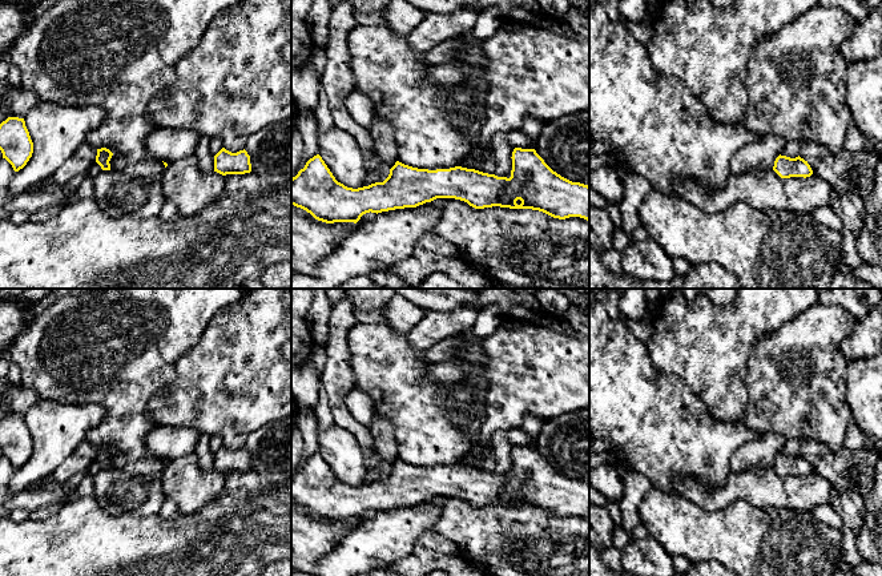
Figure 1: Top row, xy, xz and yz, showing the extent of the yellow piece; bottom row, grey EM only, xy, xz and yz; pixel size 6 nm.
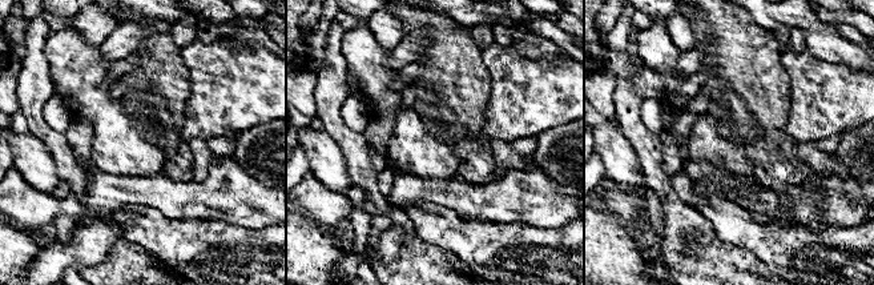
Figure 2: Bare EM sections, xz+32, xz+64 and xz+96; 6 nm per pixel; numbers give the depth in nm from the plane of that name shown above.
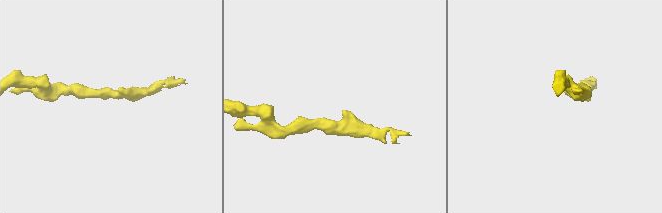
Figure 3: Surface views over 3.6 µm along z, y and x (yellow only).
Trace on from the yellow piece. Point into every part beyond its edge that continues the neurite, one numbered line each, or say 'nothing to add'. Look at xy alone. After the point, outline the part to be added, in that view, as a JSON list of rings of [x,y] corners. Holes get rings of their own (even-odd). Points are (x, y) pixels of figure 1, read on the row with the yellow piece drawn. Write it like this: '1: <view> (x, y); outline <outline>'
nothing to add

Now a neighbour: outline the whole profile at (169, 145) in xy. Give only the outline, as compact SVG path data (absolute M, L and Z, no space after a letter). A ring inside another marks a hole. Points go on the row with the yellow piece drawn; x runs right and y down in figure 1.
M156 128L145 140L146 150L166 164L194 156L198 134L186 129Z

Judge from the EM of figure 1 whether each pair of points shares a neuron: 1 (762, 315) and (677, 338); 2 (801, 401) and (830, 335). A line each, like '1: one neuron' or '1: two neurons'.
1: one neuron
2: one neuron

